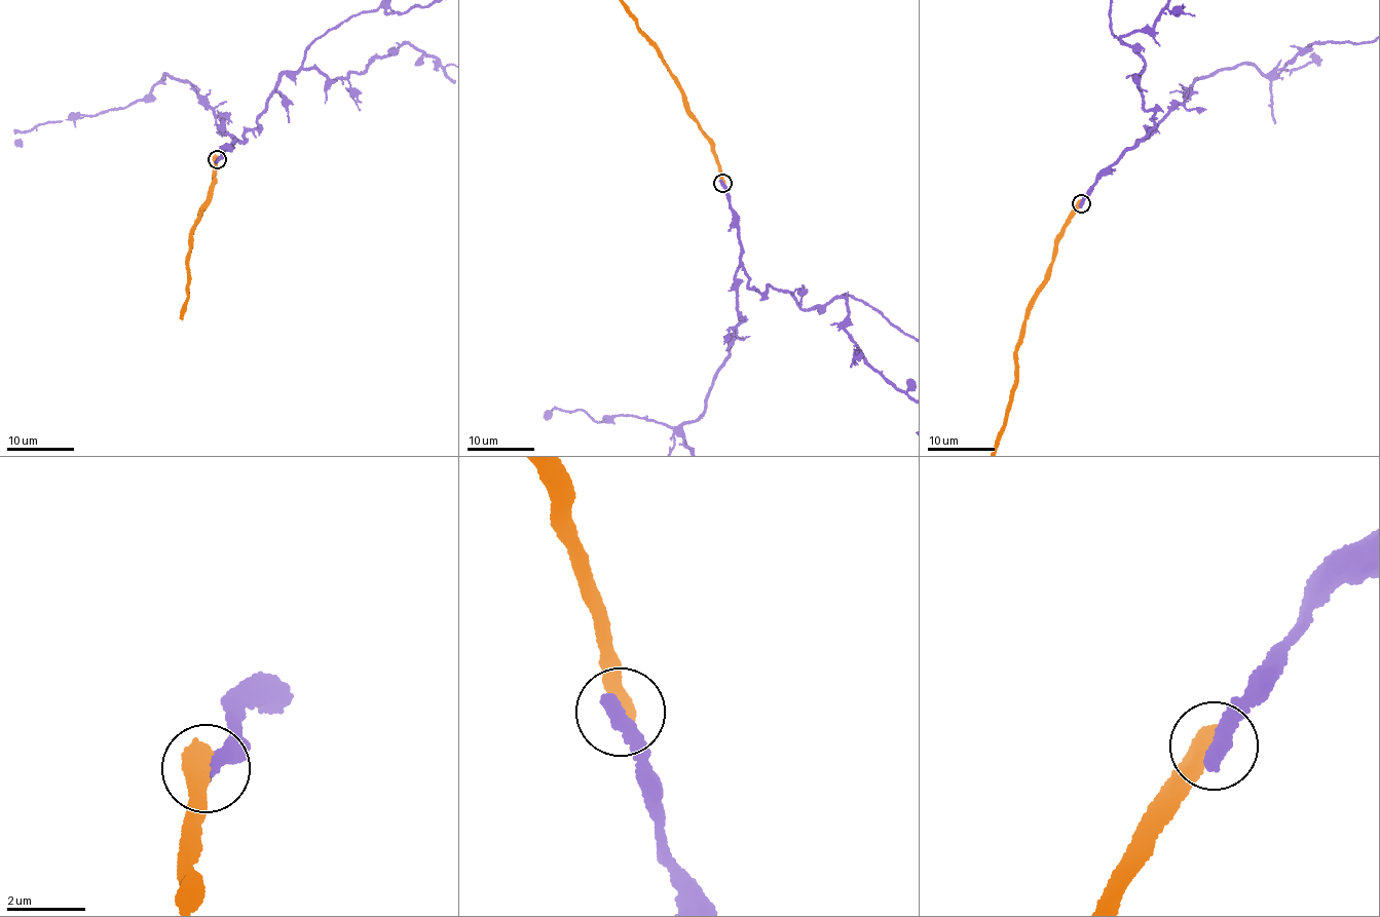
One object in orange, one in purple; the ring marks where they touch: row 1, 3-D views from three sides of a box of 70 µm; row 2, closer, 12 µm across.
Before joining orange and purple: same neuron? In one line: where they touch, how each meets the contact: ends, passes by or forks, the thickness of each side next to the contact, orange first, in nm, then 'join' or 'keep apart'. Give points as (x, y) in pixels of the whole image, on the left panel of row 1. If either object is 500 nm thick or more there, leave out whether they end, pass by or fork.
(217, 159) | 550/420 nm | keep apart

